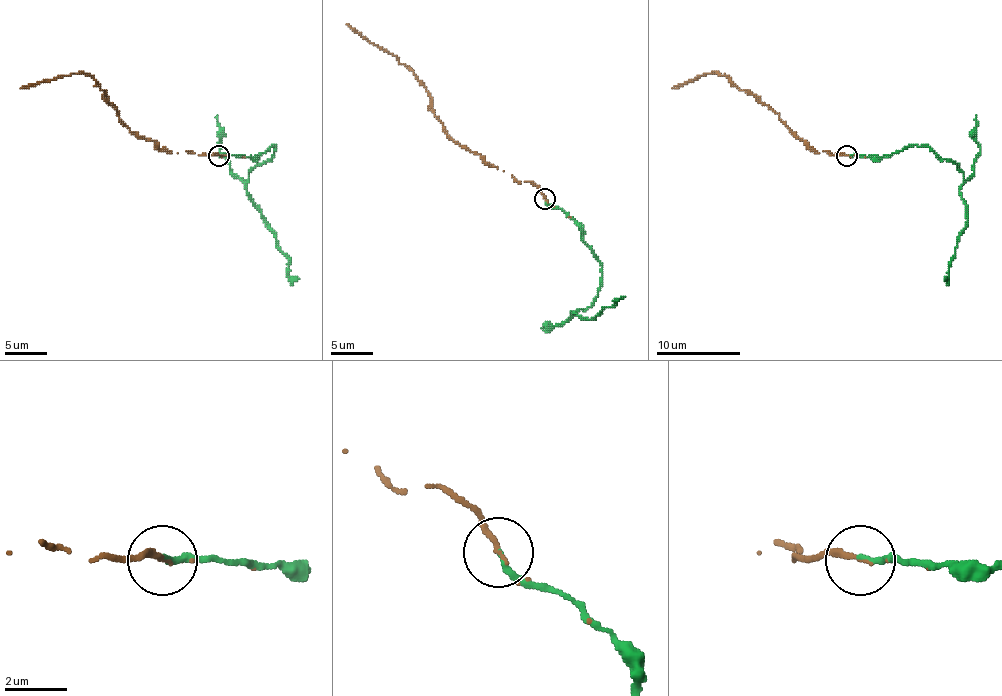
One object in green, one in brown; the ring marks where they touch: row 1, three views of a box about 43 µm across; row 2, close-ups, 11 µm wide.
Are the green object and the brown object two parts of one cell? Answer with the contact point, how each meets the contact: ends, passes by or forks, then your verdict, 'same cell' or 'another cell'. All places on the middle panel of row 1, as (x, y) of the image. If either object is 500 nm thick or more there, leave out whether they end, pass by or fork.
place (545, 198); green ends; brown ends; same cell

